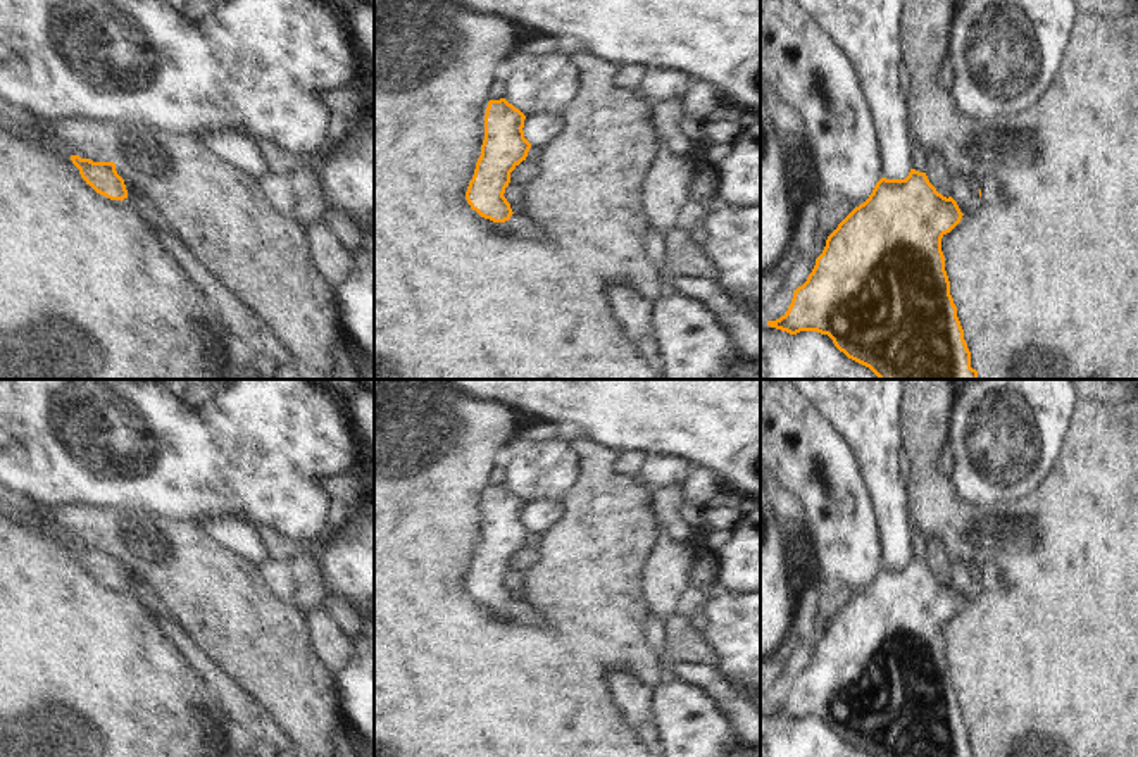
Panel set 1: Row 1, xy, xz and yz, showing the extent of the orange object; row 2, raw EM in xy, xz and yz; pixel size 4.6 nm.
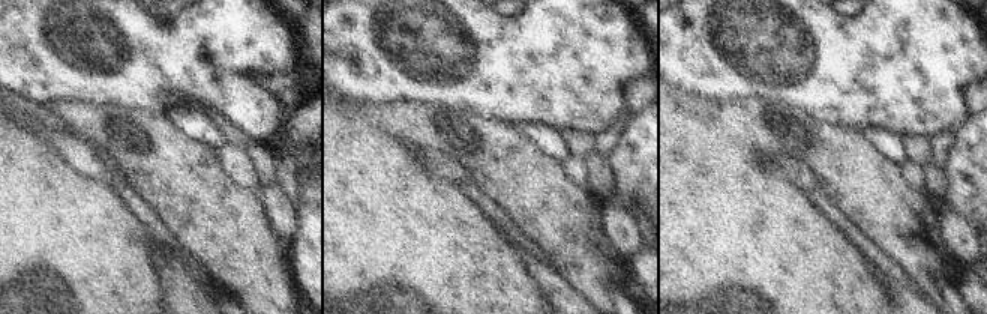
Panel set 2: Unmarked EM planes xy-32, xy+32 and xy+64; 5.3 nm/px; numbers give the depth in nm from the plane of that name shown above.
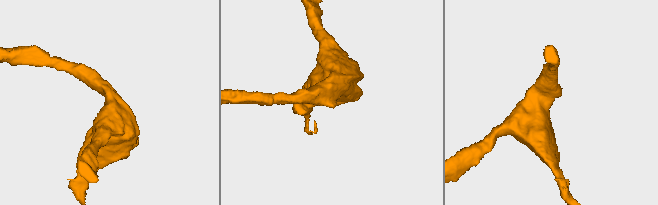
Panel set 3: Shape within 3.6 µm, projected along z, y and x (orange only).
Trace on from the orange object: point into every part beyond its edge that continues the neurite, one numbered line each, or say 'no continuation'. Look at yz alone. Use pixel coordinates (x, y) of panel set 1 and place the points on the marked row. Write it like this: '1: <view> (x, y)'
1: yz (987, 183)

